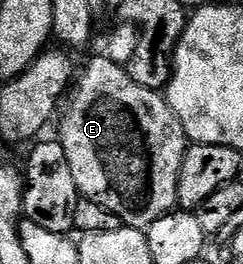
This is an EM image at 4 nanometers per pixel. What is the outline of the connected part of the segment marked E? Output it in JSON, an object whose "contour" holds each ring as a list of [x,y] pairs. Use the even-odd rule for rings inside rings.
{"contour":[[[109,57],[95,59],[79,78],[80,74],[72,87],[69,107],[66,110],[64,107],[59,134],[63,152],[67,152],[67,164],[71,164],[71,176],[75,176],[78,195],[95,200],[95,204],[103,204],[103,208],[115,212],[124,225],[148,231],[155,220],[174,213],[177,206],[179,172],[183,168],[183,156],[191,145],[183,124],[179,124],[164,93],[135,84],[128,69],[113,63]]]}

